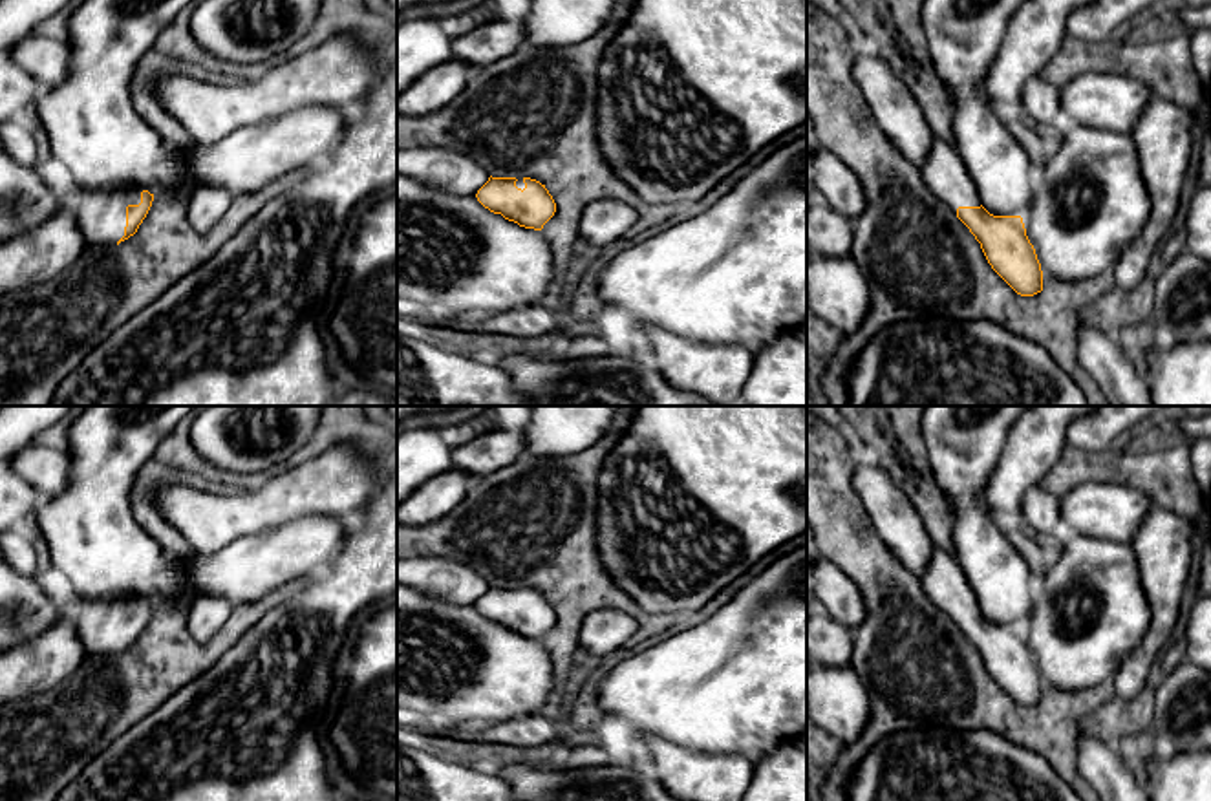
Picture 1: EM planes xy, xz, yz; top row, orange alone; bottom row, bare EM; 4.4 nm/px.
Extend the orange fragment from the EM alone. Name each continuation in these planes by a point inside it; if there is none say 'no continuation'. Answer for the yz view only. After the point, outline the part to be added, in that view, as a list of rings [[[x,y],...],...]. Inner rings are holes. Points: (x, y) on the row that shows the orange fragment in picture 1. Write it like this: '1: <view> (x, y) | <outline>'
1: yz (944, 174) | [[[931,137],[931,146],[922,165],[922,176],[931,194],[955,214],[959,207],[982,205],[957,148],[938,137]]]

